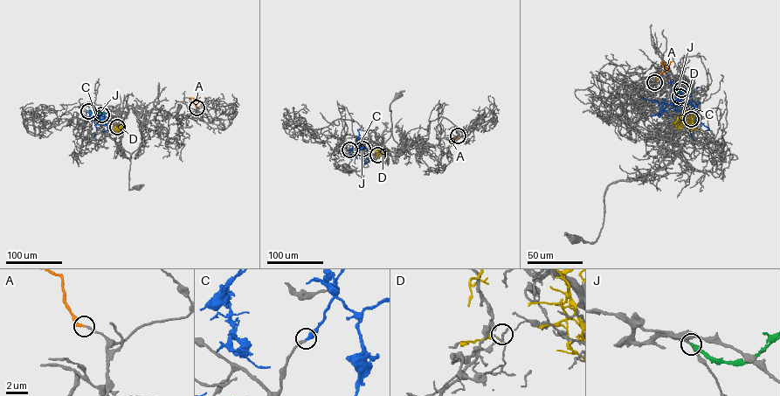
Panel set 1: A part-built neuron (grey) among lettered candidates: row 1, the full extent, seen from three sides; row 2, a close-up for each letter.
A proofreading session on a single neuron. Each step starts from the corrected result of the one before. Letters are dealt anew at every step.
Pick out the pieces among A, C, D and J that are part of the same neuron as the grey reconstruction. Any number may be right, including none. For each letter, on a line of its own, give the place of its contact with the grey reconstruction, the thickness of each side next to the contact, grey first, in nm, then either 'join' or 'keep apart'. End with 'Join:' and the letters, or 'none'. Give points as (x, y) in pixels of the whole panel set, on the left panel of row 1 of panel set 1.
A: contact (196, 107); calibres 180 and 240 nm; join
C: contact (101, 114); calibres 200 and 420 nm; keep apart
D: contact (117, 127); calibres 190 and 130 nm; keep apart
J: contact (88, 111); calibres 340 and 300 nm; keep apart
Join: A

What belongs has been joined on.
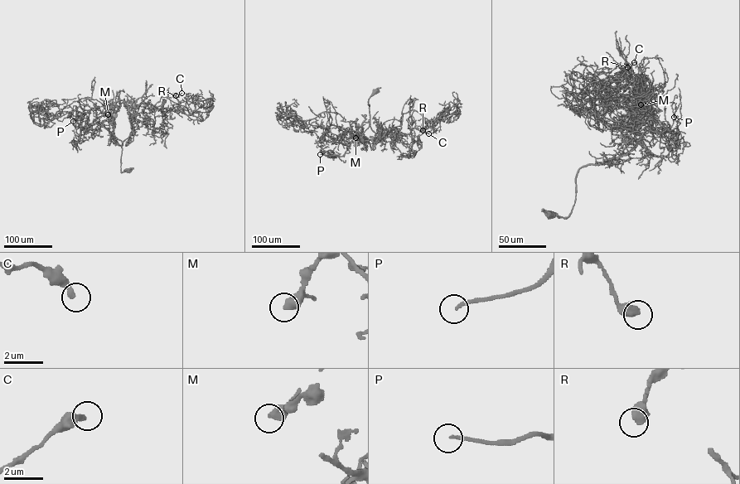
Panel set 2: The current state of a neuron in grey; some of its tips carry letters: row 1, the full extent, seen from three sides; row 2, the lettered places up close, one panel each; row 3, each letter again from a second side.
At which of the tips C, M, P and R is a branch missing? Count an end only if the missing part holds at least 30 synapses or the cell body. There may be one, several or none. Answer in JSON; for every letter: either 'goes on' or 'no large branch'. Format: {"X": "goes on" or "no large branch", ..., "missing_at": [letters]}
{"C": "no large branch", "M": "goes on", "P": "goes on", "R": "no large branch", "missing_at": ["M", "P"]}

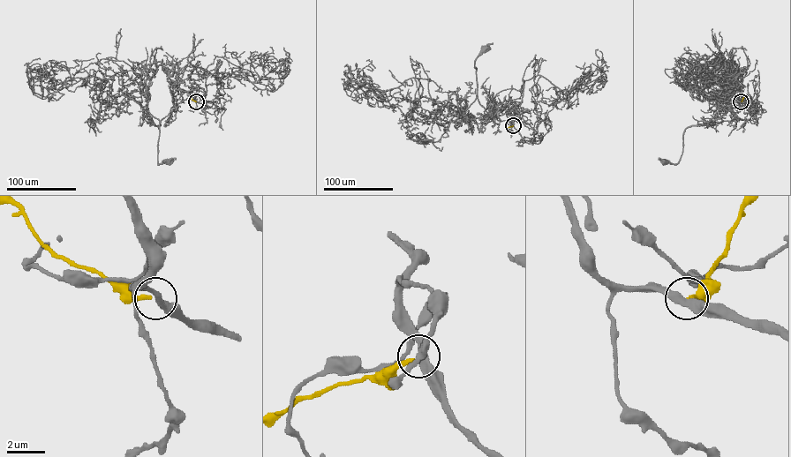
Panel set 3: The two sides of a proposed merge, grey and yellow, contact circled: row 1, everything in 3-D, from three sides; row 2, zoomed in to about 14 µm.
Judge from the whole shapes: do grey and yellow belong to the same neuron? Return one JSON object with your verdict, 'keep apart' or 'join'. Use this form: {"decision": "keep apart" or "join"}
{"decision": "keep apart"}

